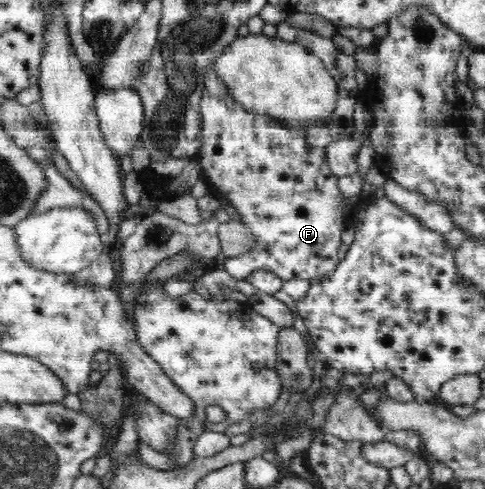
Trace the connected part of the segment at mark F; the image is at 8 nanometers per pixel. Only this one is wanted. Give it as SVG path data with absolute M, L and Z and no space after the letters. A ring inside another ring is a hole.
M213 68L206 71L203 79L204 91L199 107L201 112L201 155L202 172L207 177L212 190L225 197L233 209L239 213L242 224L256 237L252 250L241 255L226 258L225 270L237 280L246 279L261 269L288 279L308 279L314 281L332 273L340 262L337 251L341 247L341 231L347 225L347 215L343 195L337 186L338 177L327 165L326 149L312 149L306 142L307 130L283 126L277 118L263 113L248 112L237 103L221 84Z

